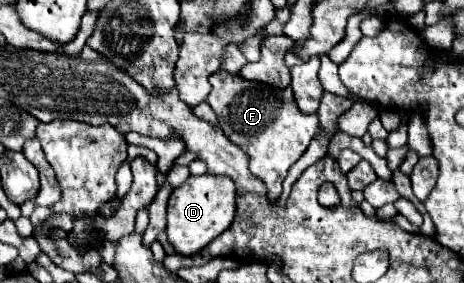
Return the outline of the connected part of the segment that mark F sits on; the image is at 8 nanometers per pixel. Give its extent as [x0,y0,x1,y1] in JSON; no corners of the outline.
[207,72,319,200]

